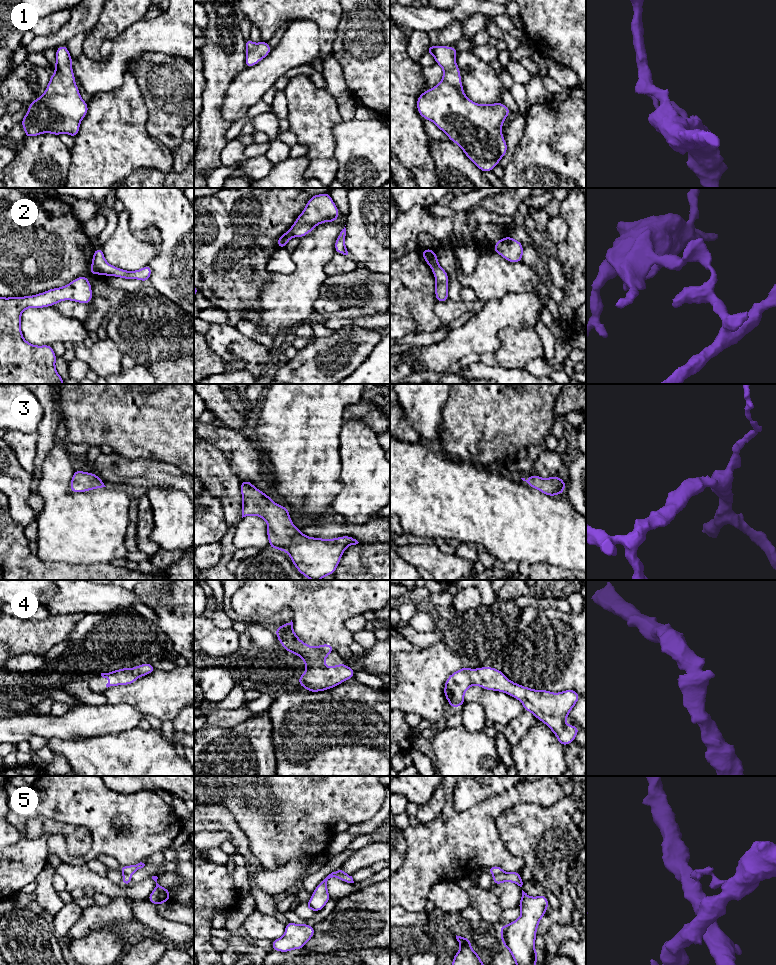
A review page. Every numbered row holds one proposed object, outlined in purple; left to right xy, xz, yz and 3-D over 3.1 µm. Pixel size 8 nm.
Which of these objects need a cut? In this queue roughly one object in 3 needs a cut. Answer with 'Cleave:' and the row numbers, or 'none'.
Cleave: 2, 5

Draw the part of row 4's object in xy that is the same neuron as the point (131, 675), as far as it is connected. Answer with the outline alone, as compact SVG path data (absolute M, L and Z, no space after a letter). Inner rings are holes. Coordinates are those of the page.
M143 663L134 668L122 668L115 671L101 673L103 678L109 678L110 681L106 687L115 687L118 685L128 685L134 683L139 677L146 676L156 669L150 663Z

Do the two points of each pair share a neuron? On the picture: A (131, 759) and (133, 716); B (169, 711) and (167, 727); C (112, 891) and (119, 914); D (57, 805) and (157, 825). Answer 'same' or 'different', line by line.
A: different
B: different
C: different
D: same

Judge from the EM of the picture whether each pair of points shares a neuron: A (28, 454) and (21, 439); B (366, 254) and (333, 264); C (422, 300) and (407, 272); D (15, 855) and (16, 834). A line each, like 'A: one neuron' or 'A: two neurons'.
A: one neuron
B: two neurons
C: one neuron
D: two neurons

